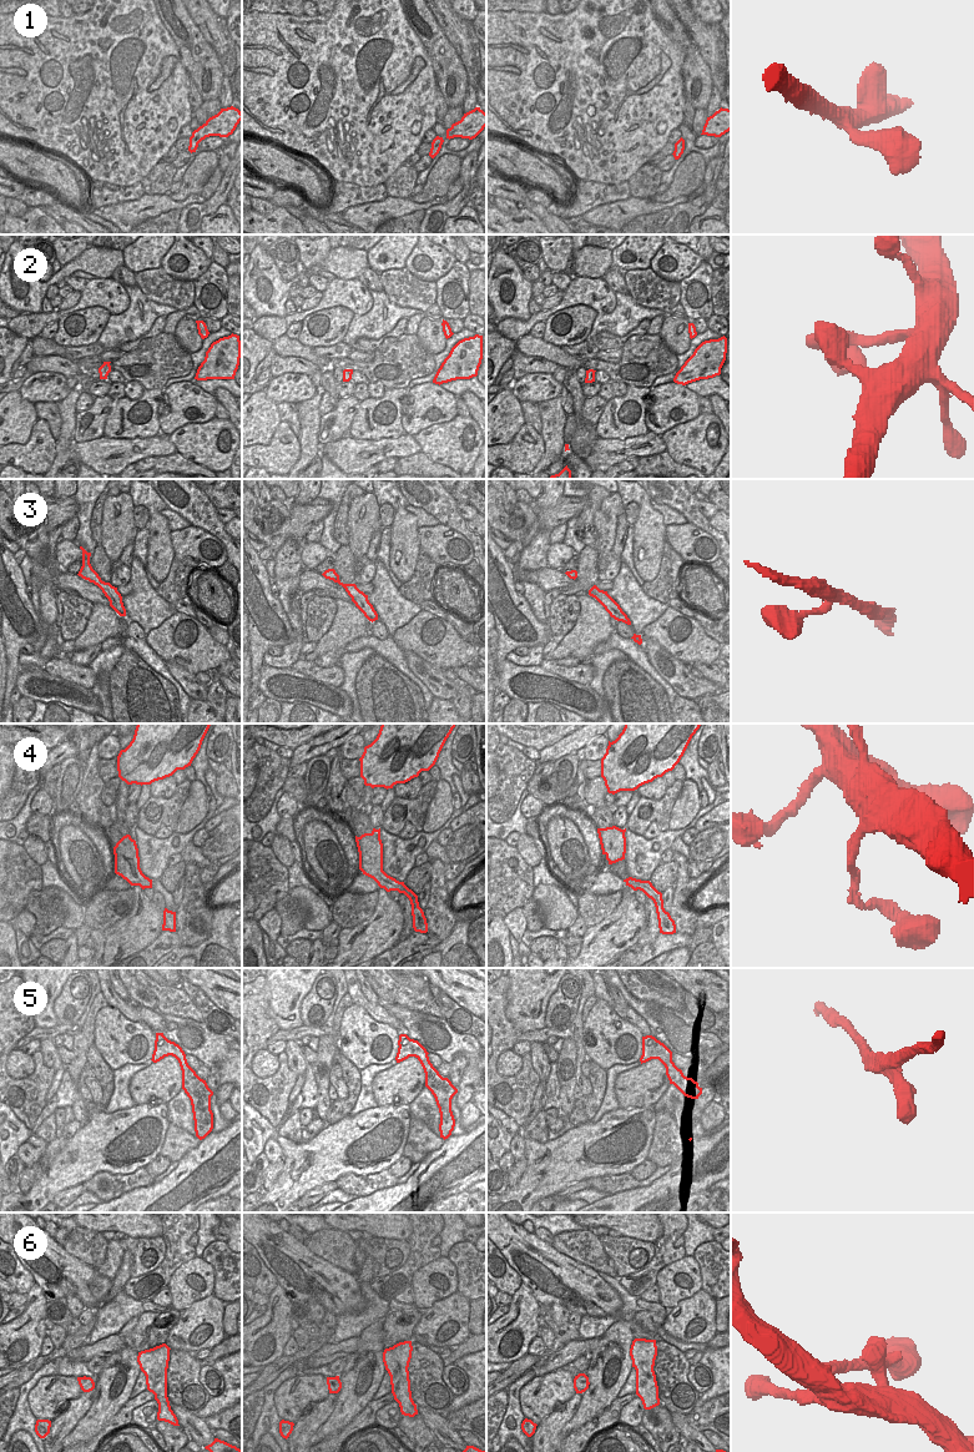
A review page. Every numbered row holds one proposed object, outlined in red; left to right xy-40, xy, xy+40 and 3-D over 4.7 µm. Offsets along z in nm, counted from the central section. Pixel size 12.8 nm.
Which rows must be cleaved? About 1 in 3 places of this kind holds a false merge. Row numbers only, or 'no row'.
4

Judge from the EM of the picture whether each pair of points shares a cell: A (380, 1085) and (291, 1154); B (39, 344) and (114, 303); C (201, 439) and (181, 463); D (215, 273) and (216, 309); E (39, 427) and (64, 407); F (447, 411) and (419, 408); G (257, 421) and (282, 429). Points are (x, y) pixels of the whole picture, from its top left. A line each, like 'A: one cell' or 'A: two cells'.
A: two cells
B: two cells
C: two cells
D: one cell
E: two cells
F: one cell
G: two cells

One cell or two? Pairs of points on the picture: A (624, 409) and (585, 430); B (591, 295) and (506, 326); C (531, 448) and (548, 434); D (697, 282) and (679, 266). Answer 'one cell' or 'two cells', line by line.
A: two cells
B: one cell
C: two cells
D: two cells

